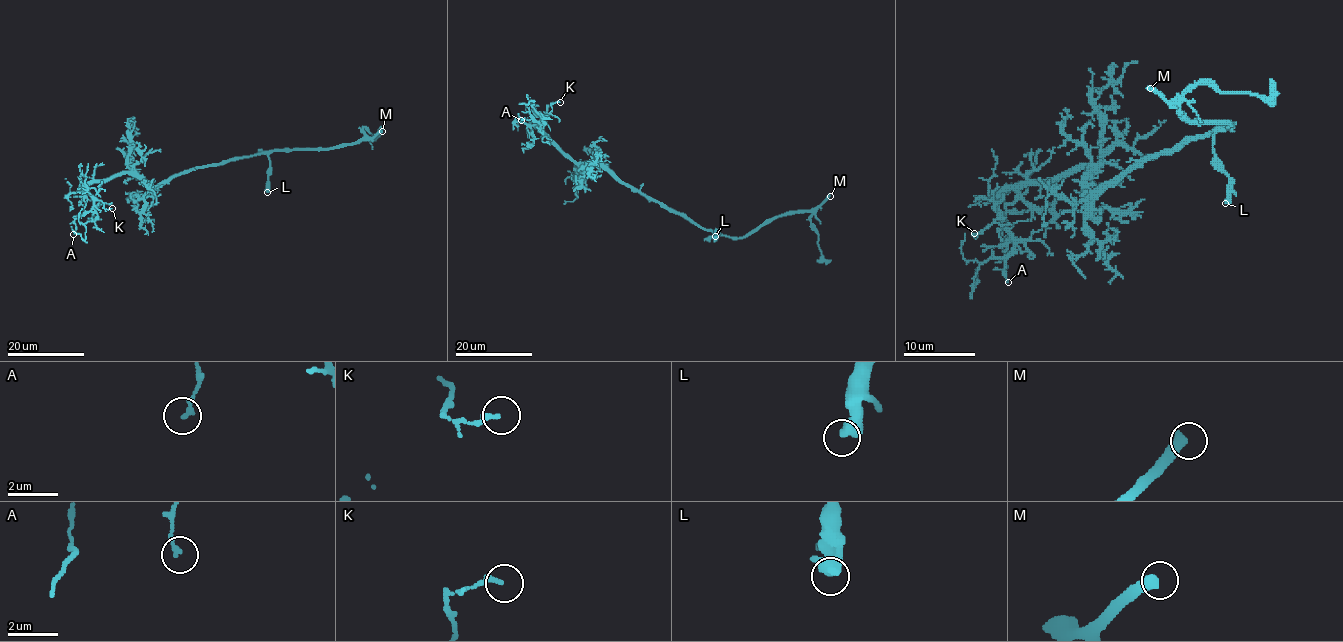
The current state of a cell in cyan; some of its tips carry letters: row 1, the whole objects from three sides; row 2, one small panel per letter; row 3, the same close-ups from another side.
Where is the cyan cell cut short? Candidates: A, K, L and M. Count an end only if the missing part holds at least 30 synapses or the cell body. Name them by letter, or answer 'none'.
M

